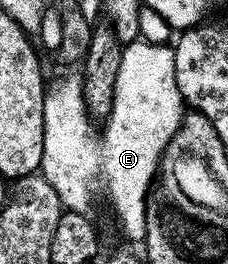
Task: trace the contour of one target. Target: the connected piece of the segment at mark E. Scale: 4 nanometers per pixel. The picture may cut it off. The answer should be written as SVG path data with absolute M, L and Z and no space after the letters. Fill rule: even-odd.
M139 38L122 49L114 105L104 121L106 129L99 144L82 97L81 79L77 75L66 76L47 91L41 175L62 199L63 209L89 213L99 172L106 183L110 204L122 223L123 234L130 240L141 241L146 234L148 193L161 165L162 152L178 133L183 115L184 101L176 86L173 47L169 43L149 44Z

